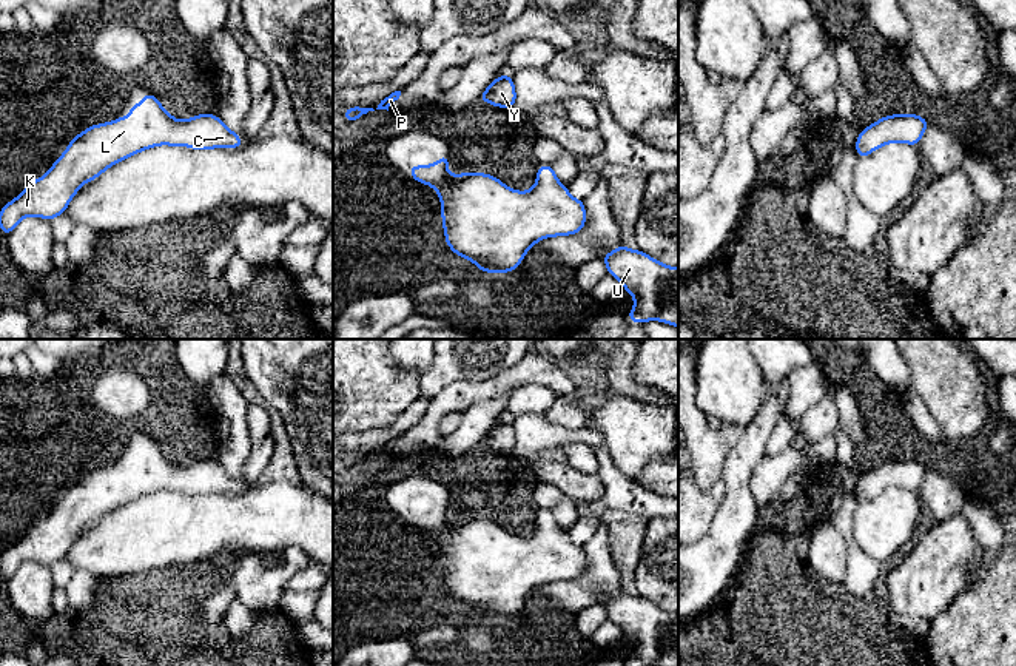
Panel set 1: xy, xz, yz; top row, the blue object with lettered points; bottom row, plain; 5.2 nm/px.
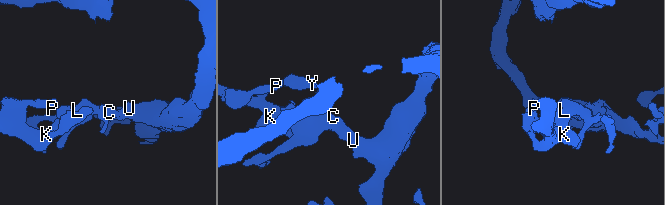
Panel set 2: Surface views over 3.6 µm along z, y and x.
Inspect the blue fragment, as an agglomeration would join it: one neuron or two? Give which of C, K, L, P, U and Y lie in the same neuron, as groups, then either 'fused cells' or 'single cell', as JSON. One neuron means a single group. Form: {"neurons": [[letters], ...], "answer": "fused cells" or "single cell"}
{"neurons": [["C", "K", "L", "P", "U", "Y"]], "answer": "single cell"}

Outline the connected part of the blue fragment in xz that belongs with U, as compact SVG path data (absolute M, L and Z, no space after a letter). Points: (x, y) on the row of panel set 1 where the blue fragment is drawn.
M623 244L601 259L607 273L635 299L626 314L629 321L644 324L657 319L678 328L678 267L668 267Z

